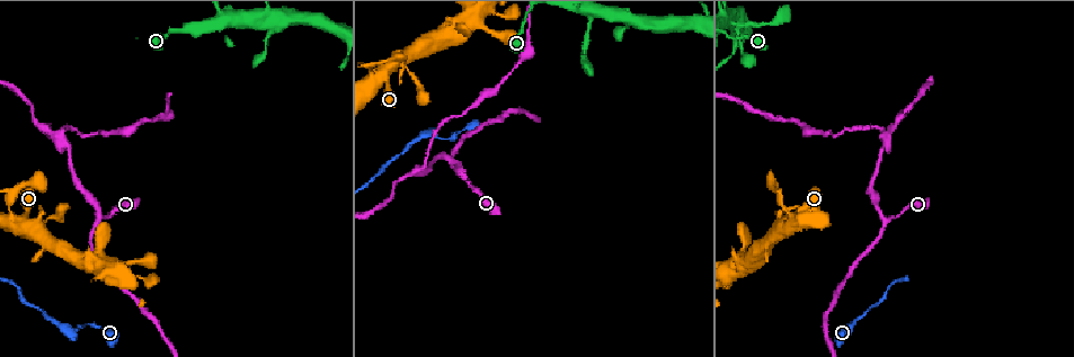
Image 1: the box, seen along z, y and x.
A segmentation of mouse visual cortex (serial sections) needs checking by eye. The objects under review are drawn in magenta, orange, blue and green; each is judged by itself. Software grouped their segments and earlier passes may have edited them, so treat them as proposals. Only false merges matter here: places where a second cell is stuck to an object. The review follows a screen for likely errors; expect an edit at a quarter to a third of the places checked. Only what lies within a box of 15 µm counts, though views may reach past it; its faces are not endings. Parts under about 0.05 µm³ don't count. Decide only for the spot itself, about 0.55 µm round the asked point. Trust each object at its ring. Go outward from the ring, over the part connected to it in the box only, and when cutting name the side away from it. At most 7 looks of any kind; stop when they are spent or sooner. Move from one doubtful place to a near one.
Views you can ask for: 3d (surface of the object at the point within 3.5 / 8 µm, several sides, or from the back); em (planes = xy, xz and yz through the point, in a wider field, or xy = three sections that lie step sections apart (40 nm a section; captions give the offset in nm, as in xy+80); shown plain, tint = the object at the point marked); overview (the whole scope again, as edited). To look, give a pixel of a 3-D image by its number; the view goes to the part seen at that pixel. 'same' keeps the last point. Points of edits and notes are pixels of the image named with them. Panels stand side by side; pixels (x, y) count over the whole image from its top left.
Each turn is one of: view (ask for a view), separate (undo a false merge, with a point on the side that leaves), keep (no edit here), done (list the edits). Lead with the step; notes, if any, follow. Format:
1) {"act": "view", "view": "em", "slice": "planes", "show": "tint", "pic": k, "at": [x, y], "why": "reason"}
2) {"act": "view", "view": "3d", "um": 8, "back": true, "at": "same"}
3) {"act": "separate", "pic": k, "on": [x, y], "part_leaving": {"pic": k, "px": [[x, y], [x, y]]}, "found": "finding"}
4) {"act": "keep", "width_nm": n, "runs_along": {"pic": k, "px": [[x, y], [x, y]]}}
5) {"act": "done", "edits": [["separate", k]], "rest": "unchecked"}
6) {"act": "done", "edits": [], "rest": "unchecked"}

{"act": "view", "view": "3d", "um": 3.5, "pic": 1, "at": [478, 24]}

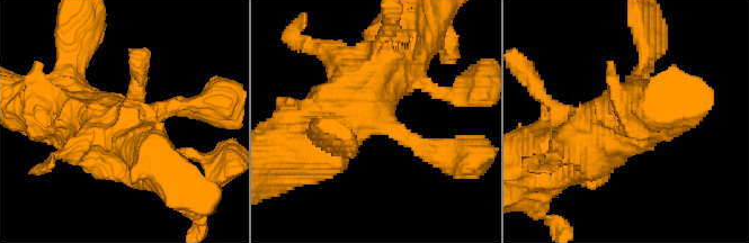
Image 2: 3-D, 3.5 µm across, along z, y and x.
{"act": "view", "view": "em", "slice": "xy", "step": 5, "show": "tint", "pic": 2, "at": [376, 119]}

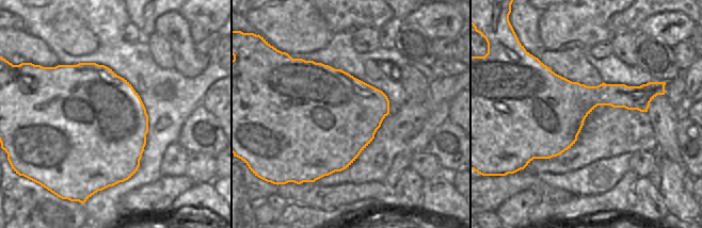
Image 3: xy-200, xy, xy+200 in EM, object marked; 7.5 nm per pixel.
{"act": "keep", "runs_along": {"pic": 2, "px": [[287, 154], [377, 79], [406, 77]]}, "found": "continuous, no second cell"}

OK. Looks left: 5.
{"act": "view", "view": "3d", "um": 3.5, "pic": 1, "at": [84, 324], "why": "thin neck"}

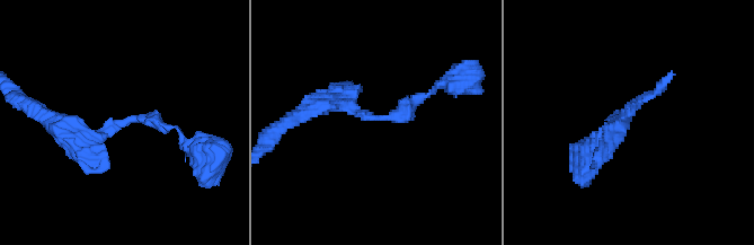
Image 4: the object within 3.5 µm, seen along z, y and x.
{"act": "view", "view": "em", "slice": "xy", "step": 5, "show": "tint", "pic": 4, "at": [127, 121]}

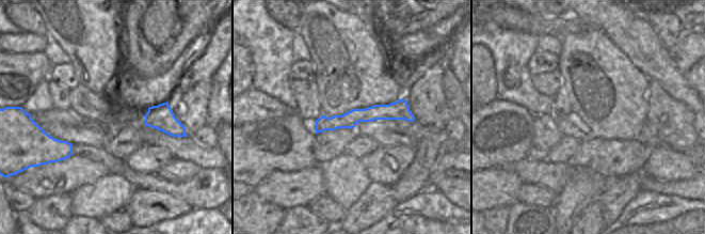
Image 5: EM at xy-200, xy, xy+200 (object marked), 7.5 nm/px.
{"act": "keep", "runs_along": {"pic": 5, "px": [[411, 116], [373, 112], [318, 129]]}, "found": "continuous, no second cell"}

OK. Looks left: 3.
{"act": "view", "view": "3d", "um": 8, "back": true, "pic": 1, "at": [883, 219], "why": "three arms meet"}

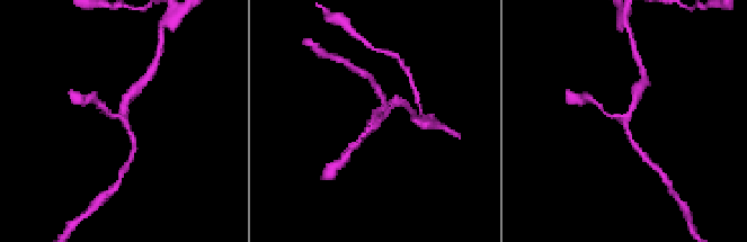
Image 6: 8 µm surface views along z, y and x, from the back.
{"act": "view", "view": "3d", "um": 3.5, "pic": 6, "at": [626, 117]}

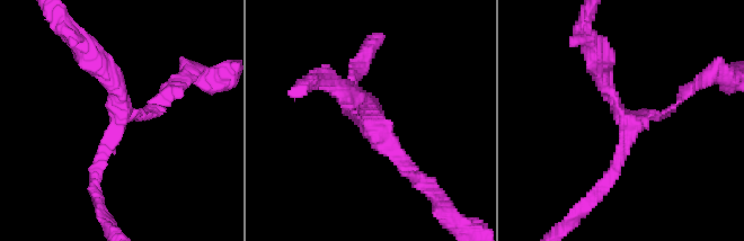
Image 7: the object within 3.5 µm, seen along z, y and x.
{"act": "view", "view": "em", "slice": "xy", "step": 2, "show": "tint", "pic": 7, "at": [624, 116]}

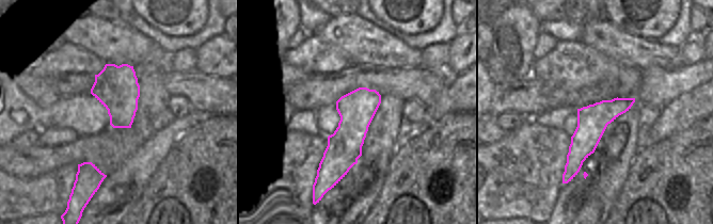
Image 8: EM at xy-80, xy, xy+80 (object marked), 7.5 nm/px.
{"act": "keep", "arms": 3, "arm_widths_nm": [100, 200, 200], "runs_along": {"pic": 8, "px": [[631, 100], [587, 134], [567, 174]]}, "found": "all the same cell"}

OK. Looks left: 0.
{"act": "done", "edits": [], "rest": "unchecked"}

